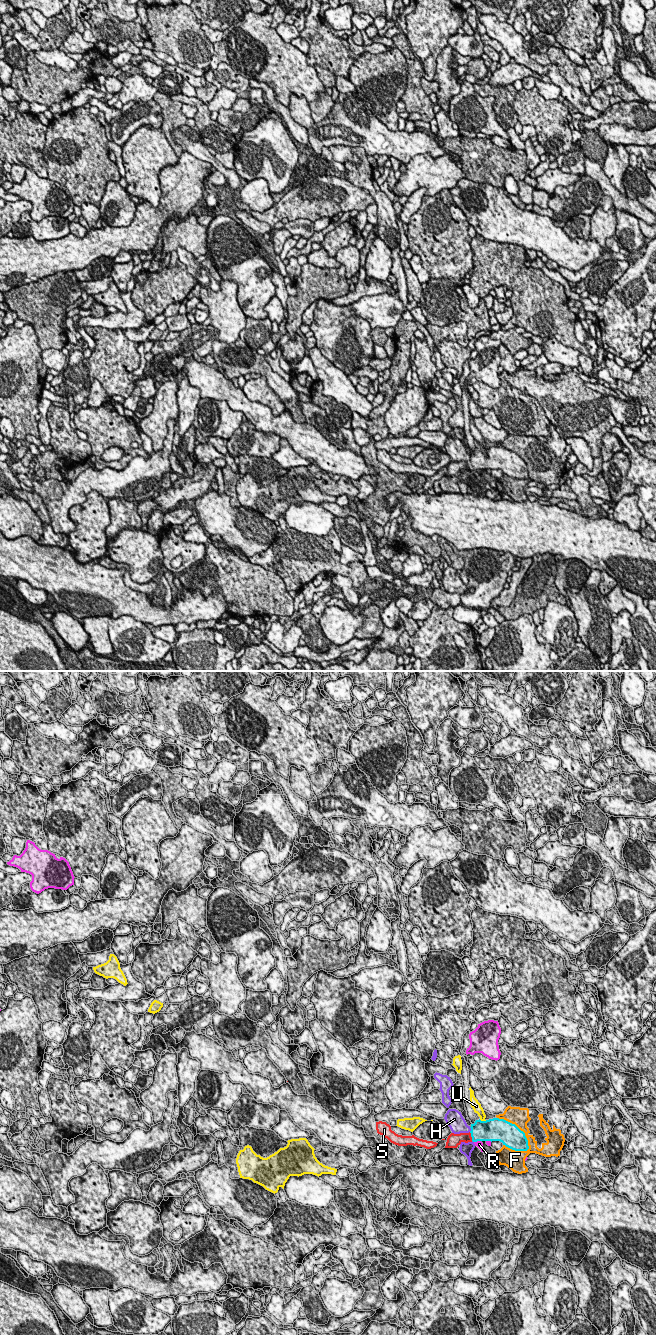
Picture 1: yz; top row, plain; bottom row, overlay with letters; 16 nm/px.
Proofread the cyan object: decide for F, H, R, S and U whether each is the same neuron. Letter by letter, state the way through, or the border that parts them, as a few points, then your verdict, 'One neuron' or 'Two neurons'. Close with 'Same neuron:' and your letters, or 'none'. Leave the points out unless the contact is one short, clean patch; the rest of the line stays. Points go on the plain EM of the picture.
F: Two neurons
H: Boundary: yz (469, 455), (470, 459). Two neurons
R: Two neurons
S: Path across: yz (481, 458), (471, 464), (456, 467). One neuron
U: Two neurons
Same neuron: S

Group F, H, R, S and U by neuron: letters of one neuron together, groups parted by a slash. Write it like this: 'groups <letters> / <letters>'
groups F / H / R / S / U

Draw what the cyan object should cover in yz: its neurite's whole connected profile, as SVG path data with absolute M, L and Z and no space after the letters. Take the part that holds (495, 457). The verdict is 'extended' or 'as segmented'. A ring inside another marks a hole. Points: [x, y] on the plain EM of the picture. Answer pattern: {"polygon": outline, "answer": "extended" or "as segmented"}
{"polygon": "M493 446L486 449L476 448L471 452L469 461L451 461L445 476L457 476L462 470L500 469L506 475L515 479L527 479L528 468L525 461L515 452L504 447Z", "answer": "extended"}

